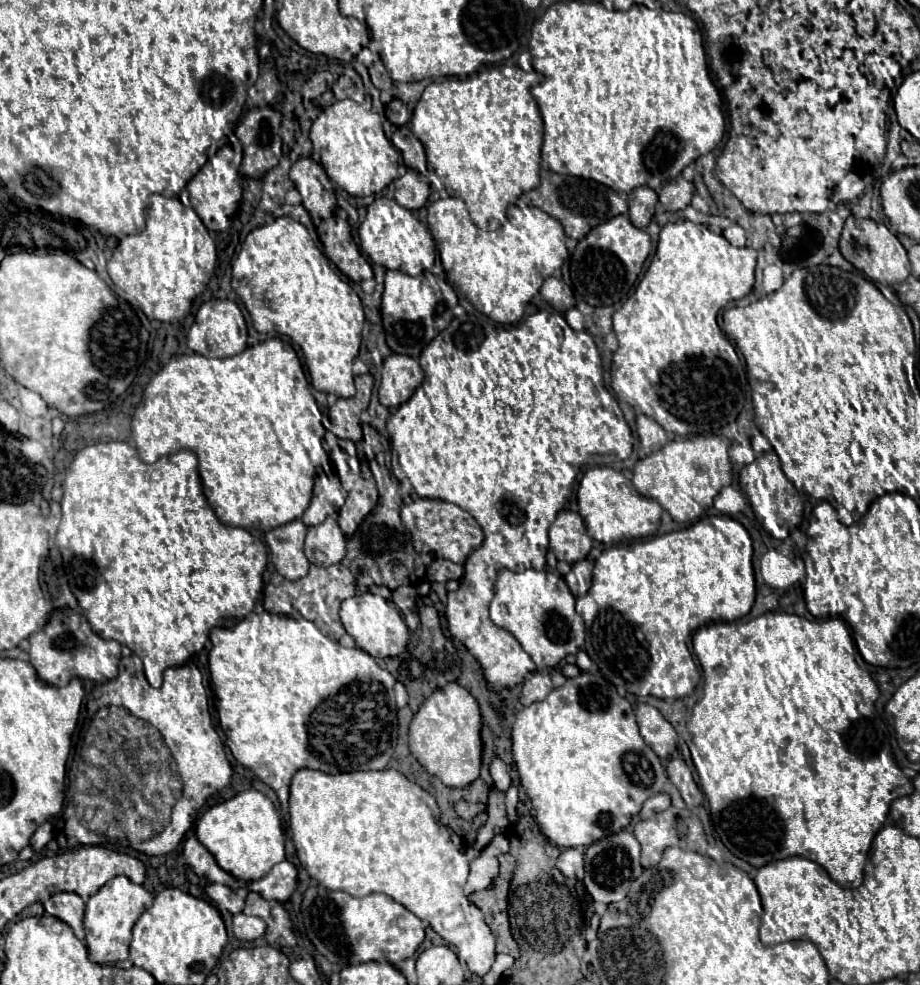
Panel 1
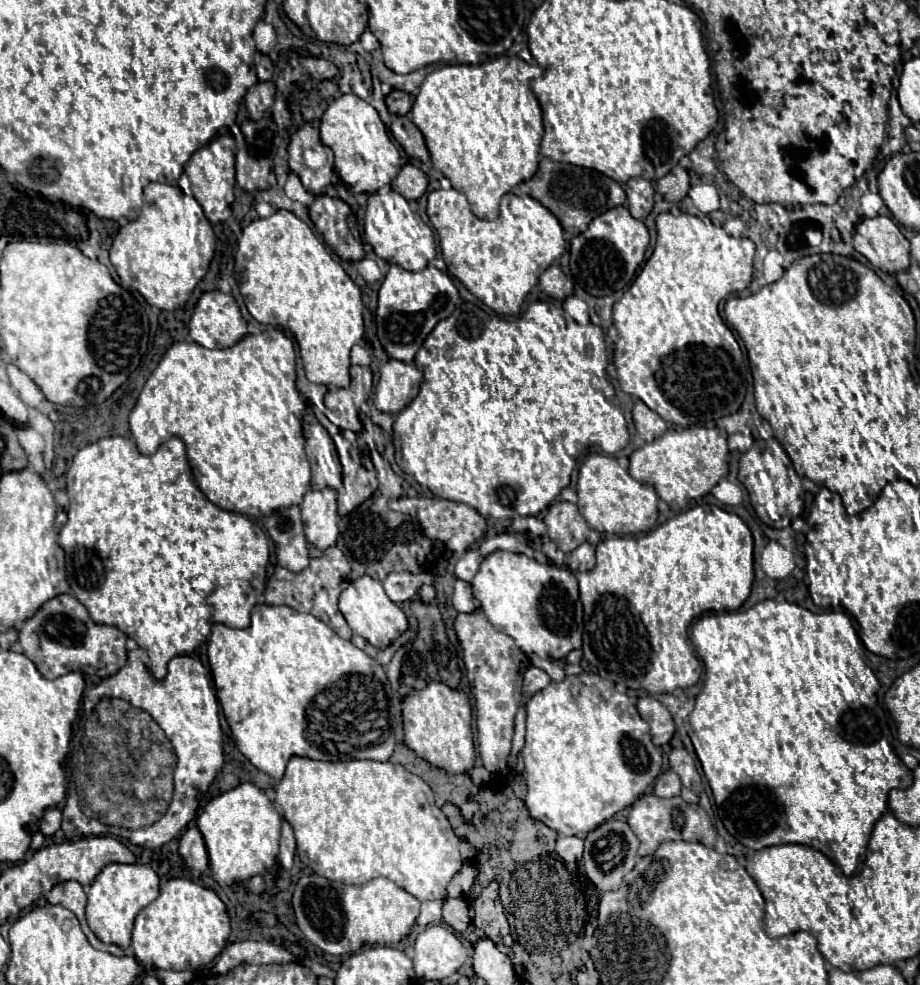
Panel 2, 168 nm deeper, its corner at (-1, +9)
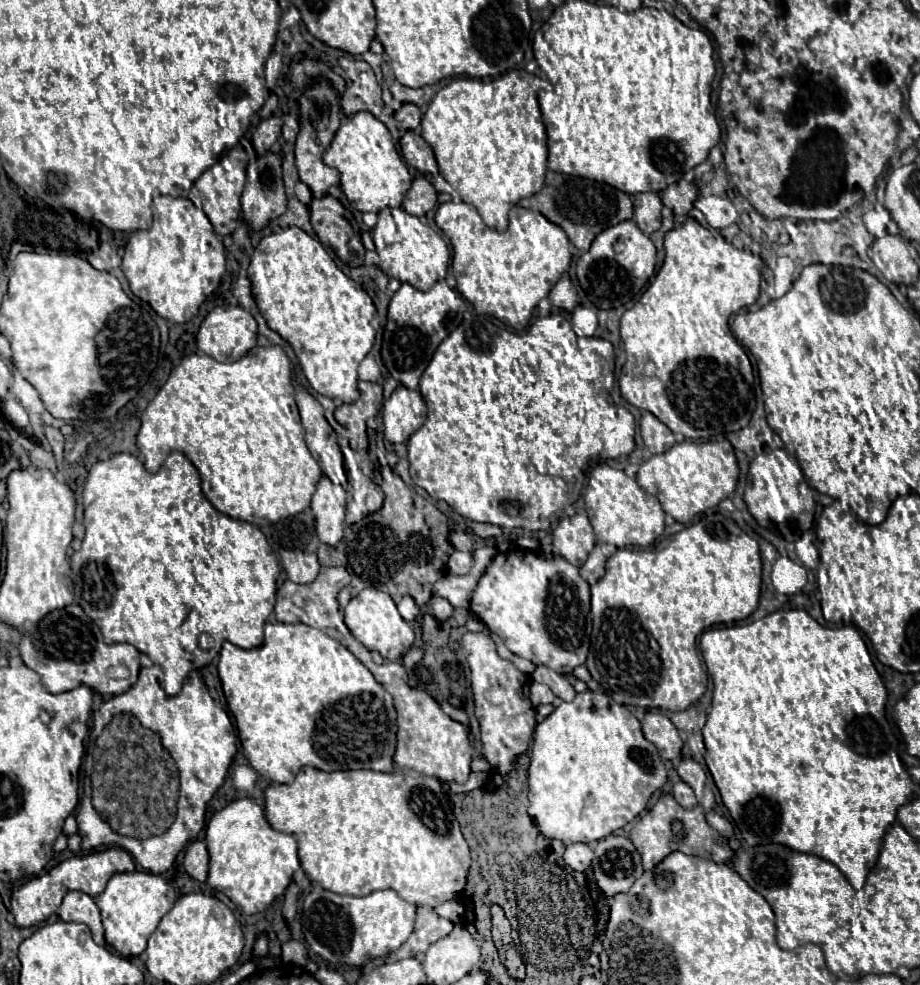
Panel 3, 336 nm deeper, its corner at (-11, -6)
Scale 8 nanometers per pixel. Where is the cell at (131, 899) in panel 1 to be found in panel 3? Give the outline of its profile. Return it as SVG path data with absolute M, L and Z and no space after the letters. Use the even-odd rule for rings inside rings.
M122 872L114 874L96 898L96 906L102 912L106 942L124 958L140 956L146 950L148 936L156 930L160 918L172 908L177 899L173 884L158 874L150 872Z

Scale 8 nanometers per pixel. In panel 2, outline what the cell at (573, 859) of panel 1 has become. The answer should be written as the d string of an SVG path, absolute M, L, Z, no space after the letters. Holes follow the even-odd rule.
M558 837L558 841L556 841L556 853L566 863L580 861L582 859L582 849L584 849L584 841L580 837Z

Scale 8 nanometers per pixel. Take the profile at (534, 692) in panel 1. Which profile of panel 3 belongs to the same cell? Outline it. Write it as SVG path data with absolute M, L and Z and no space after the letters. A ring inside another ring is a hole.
M534 682L530 688L530 700L534 706L540 704L558 704L558 698L552 694L552 690L546 684L538 684Z

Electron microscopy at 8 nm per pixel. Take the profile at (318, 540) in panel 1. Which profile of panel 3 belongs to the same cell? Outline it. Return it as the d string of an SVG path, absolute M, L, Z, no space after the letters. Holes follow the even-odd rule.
M322 476L312 496L310 508L314 514L318 540L322 544L336 546L344 534L346 490L342 486L334 486L326 476Z

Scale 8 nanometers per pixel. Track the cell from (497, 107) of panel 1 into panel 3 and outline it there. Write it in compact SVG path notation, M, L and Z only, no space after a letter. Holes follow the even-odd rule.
M512 70L500 78L458 78L444 86L430 102L422 116L422 137L434 152L438 152L438 168L446 182L460 194L462 202L474 206L484 224L494 230L508 228L508 212L522 198L534 196L544 186L548 138L538 106L538 90L546 88L546 80L528 74L526 70Z

